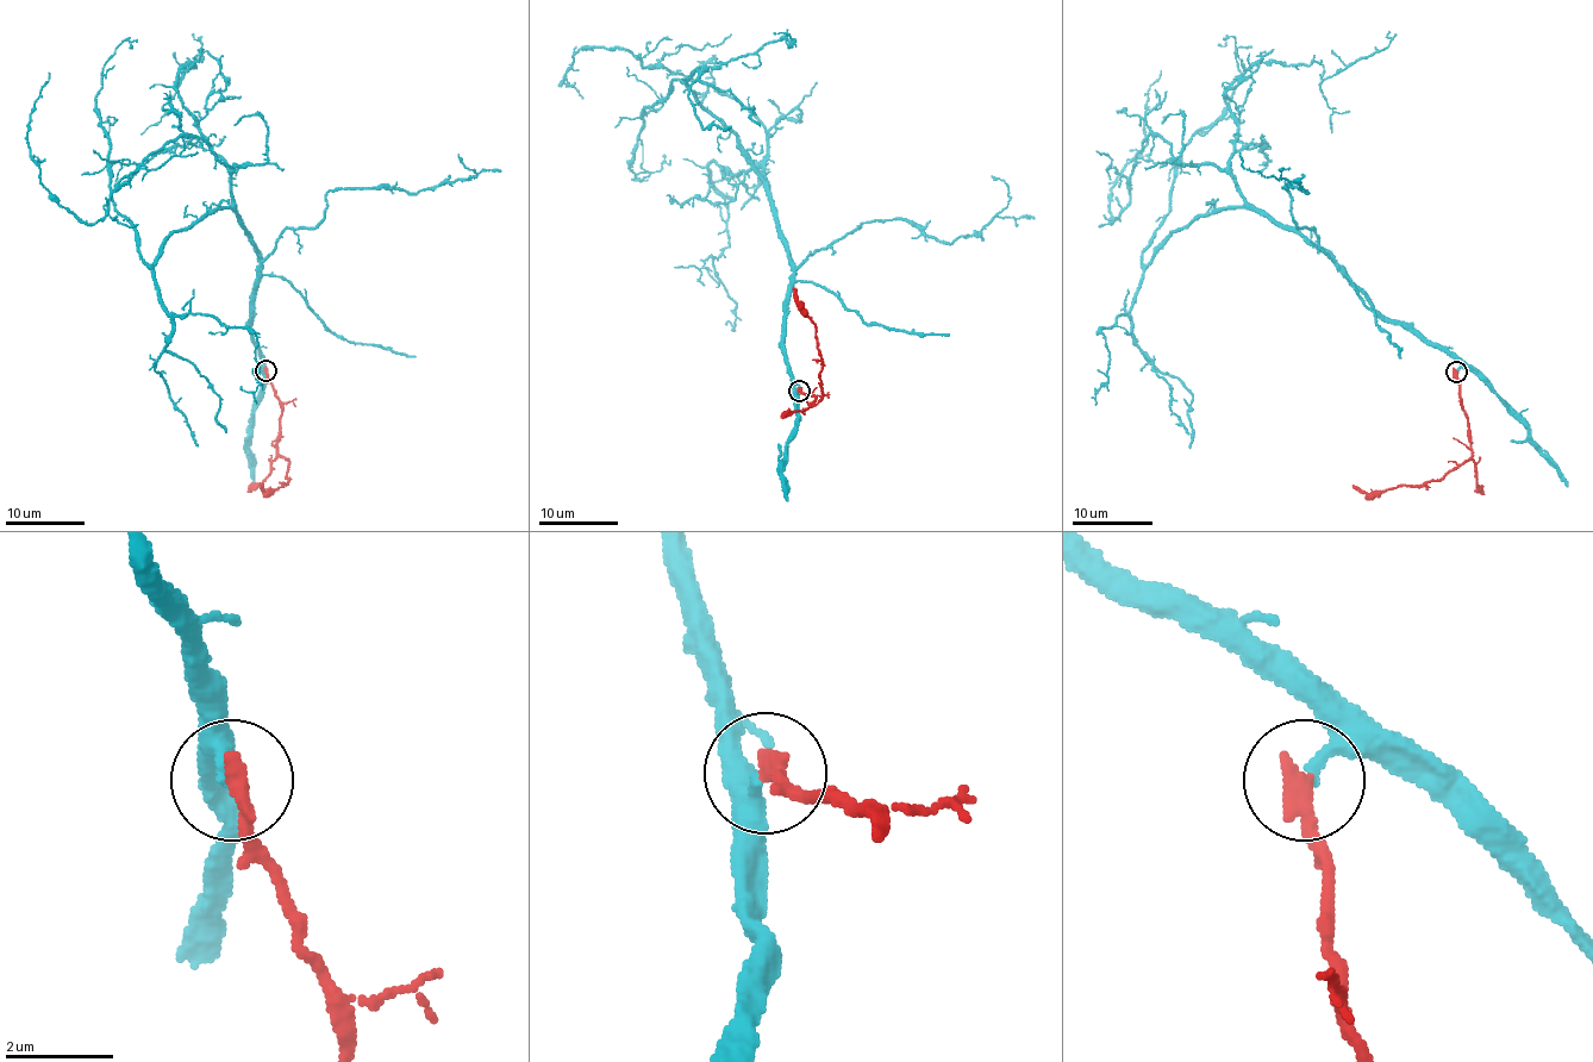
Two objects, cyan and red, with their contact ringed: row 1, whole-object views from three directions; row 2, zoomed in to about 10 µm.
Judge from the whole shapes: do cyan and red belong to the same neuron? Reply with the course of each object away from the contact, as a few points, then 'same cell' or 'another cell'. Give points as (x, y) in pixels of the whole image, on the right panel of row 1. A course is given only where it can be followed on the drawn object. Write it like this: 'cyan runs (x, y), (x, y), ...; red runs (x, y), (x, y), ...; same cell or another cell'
cyan runs (1455, 372), (1229, 174), (1182, 164), (1160, 136), (1110, 223), (1160, 69); red runs (1455, 372), (1472, 454), (1463, 463), (1440, 480), (1369, 493), (1353, 486); another cell

